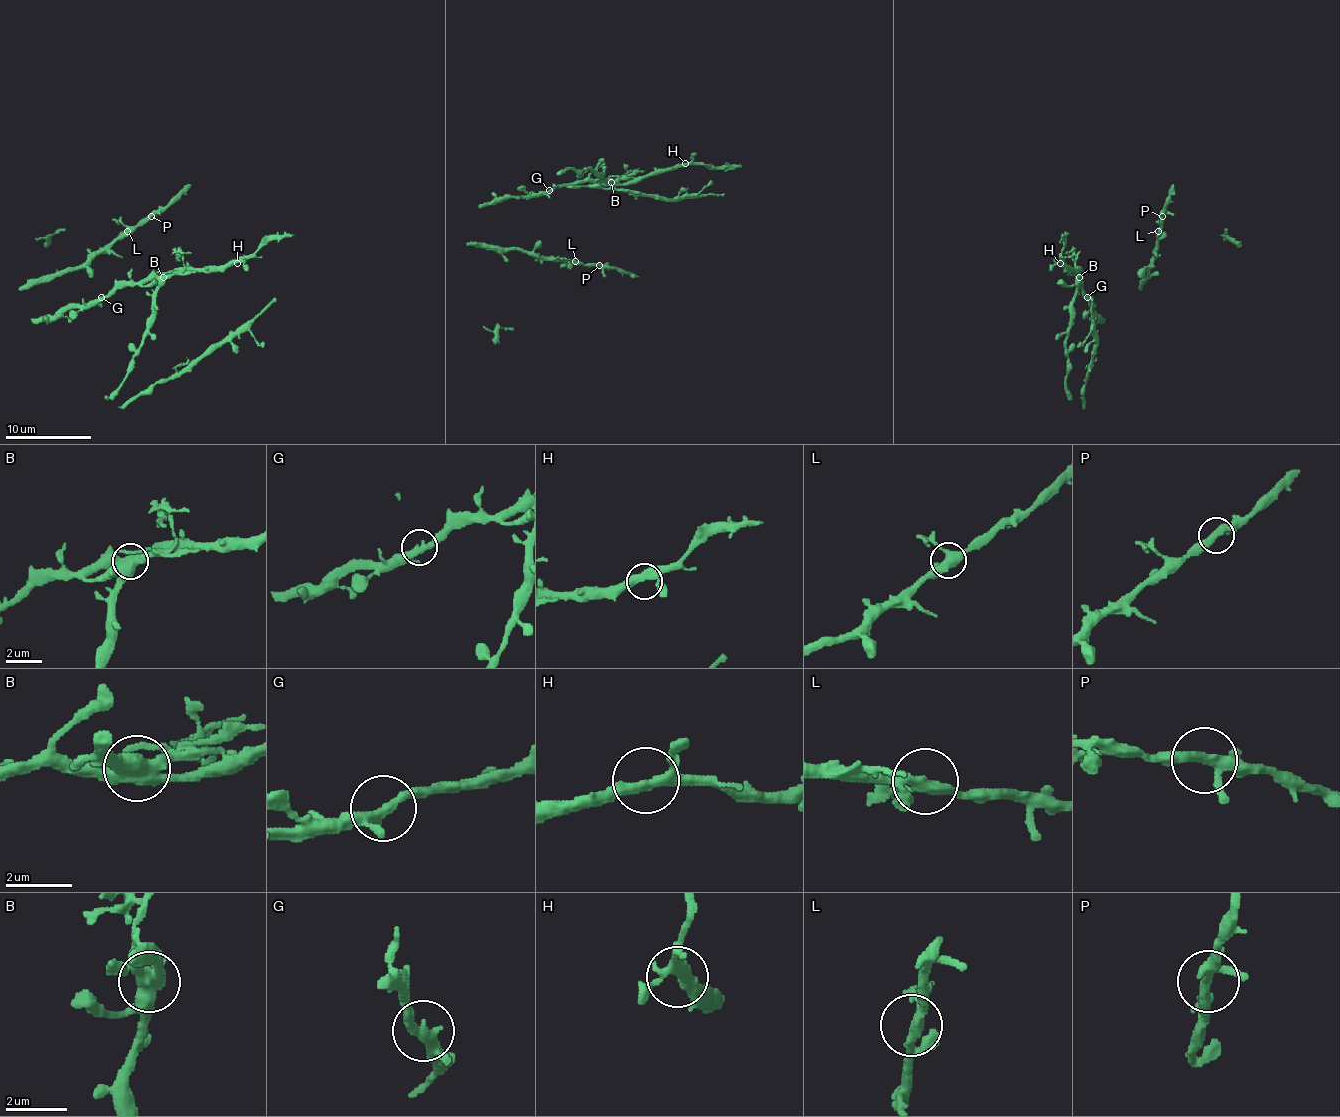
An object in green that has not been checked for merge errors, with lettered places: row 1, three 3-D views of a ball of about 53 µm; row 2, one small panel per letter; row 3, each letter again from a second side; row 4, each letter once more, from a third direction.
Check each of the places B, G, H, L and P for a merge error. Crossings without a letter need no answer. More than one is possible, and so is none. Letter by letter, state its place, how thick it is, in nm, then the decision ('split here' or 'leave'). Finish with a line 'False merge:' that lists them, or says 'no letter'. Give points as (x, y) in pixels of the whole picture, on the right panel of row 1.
B: (1079, 277) | 500 nm | split here
G: (1087, 297) | 280 nm | leave
H: (1060, 263) | 320 nm | leave
L: (1158, 231) | 360 nm | leave
P: (1162, 216) | 320 nm | leave
False merge: B

